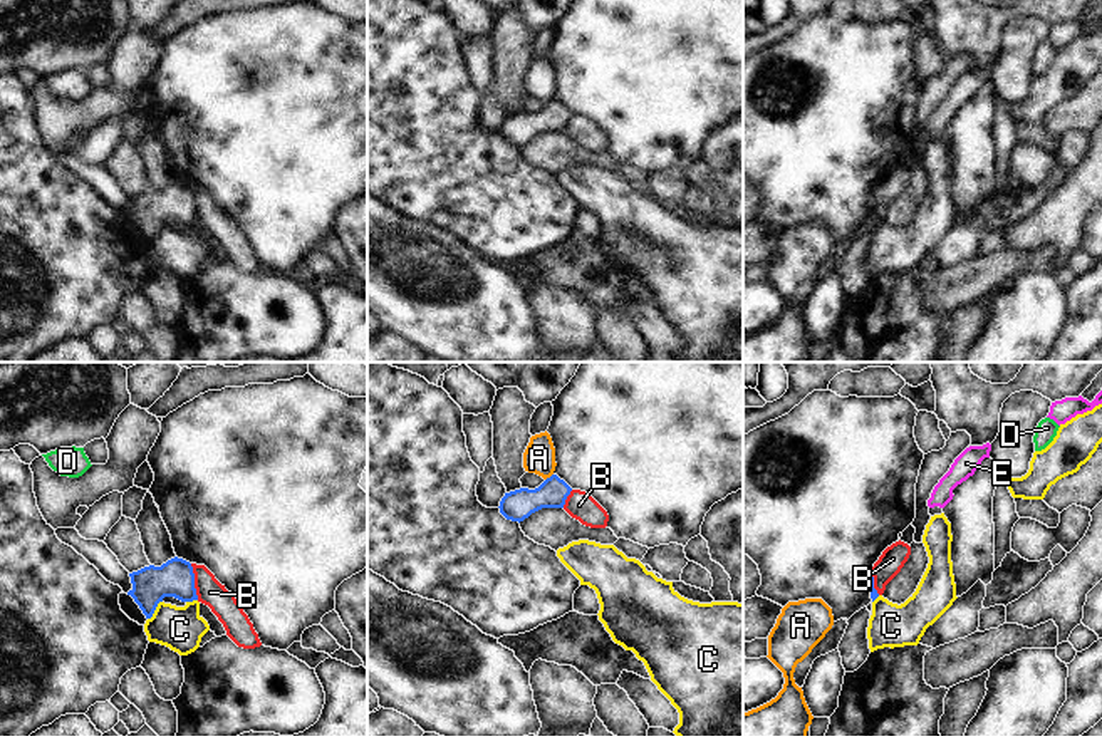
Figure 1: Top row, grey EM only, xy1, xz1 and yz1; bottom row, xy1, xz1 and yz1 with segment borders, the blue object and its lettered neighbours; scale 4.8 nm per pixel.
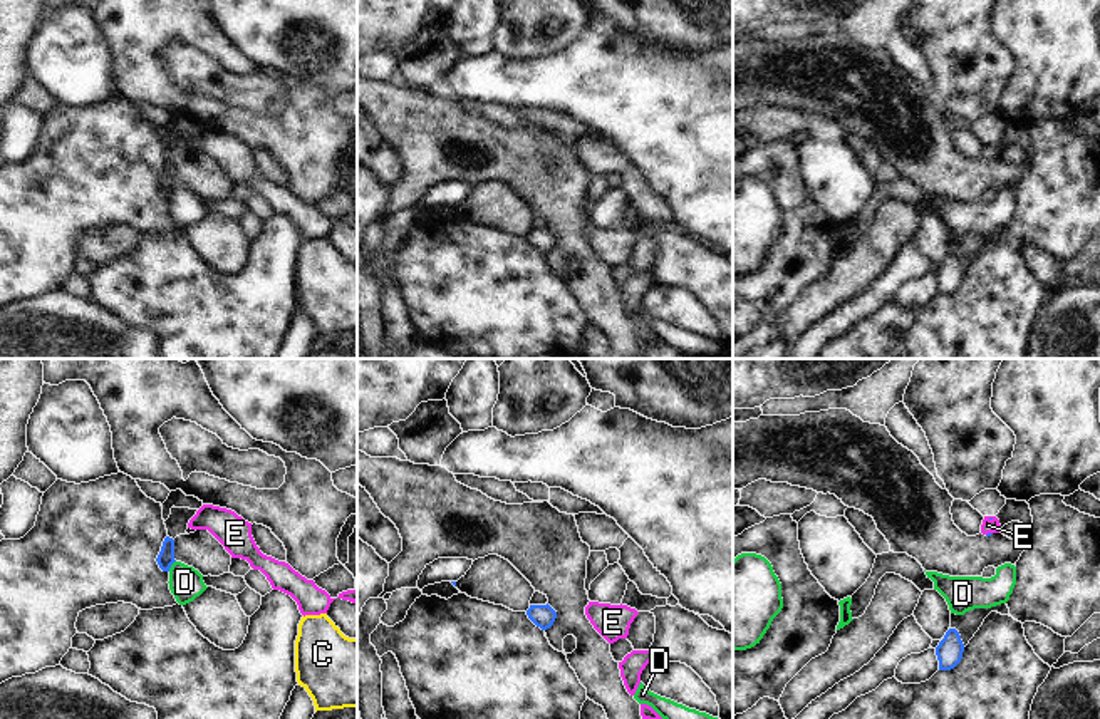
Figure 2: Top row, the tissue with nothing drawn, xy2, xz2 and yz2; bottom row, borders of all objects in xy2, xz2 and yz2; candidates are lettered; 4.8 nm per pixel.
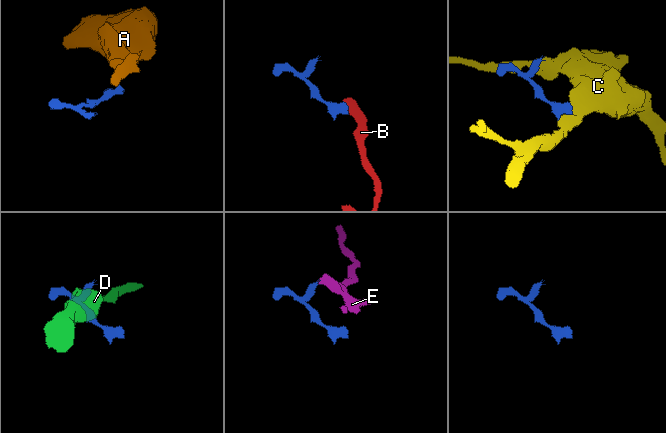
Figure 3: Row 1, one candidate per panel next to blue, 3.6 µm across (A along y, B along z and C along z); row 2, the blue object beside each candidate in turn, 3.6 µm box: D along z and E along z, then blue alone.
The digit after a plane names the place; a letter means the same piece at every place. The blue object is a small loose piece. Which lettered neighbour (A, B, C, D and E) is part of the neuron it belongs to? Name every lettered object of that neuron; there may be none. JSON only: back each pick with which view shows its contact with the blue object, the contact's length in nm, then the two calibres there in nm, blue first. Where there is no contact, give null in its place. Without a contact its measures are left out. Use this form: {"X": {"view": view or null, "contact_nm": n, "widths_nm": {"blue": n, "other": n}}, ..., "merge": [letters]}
{"E": {"view": "yz2", "contact_nm": 40, "widths_nm": {"blue": 20, "other": 70}}, "merge": ["E"]}

